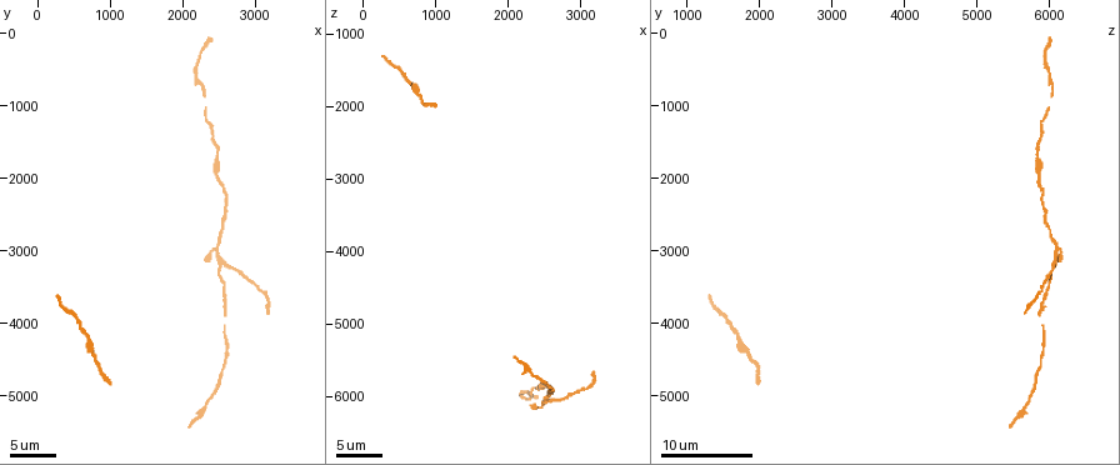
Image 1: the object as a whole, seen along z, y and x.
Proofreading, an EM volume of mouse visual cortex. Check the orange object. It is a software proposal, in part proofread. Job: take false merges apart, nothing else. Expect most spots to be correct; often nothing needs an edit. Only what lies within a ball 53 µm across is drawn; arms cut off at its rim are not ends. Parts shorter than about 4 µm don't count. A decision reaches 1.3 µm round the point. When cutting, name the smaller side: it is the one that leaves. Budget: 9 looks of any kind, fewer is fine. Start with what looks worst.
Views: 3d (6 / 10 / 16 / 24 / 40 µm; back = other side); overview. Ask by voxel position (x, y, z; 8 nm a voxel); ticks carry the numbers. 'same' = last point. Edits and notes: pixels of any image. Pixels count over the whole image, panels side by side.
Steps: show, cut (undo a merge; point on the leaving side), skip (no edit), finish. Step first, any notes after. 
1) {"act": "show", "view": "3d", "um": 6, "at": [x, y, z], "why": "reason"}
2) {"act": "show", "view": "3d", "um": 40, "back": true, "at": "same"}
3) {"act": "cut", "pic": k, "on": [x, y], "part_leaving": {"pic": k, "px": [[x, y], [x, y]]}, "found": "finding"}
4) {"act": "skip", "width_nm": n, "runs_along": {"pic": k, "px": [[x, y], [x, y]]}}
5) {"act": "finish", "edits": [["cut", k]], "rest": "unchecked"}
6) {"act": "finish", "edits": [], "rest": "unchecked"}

{"act": "show", "view": "3d", "um": 10, "at": [2550, 3150, 6050], "why": "three arms meet"}

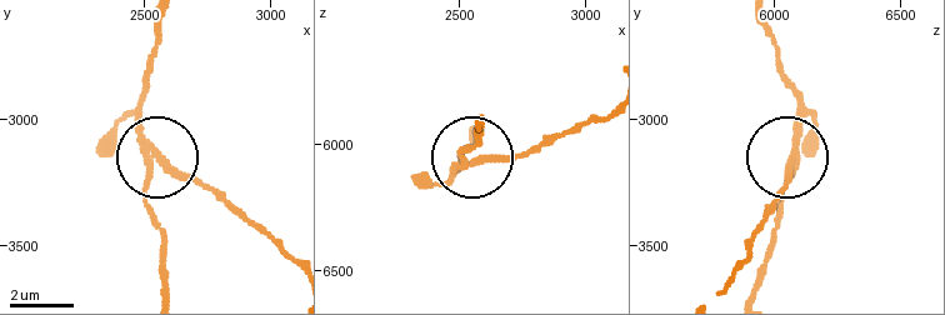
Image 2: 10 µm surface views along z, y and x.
{"act": "show", "view": "3d", "um": 10, "back": true, "at": [2590, 3180, 6060], "why": "from behind"}

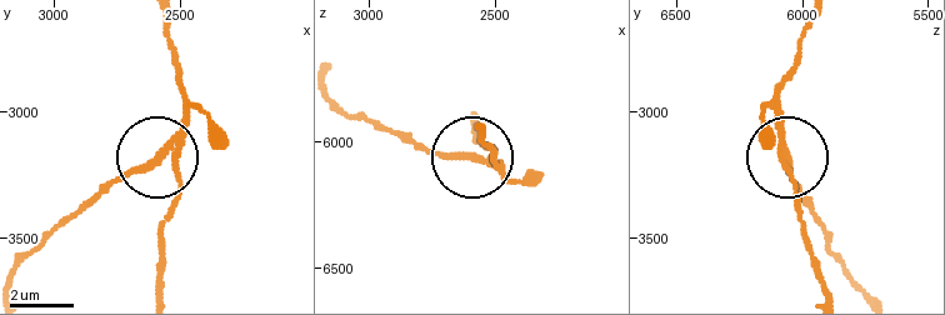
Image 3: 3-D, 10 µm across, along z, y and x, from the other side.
{"act": "cut", "pic": 3, "on": [131, 173], "part_leaving": {"pic": 3, "px": [[171, 141], [101, 186], [21, 268]]}, "found": "a second neuron is stuck on"}

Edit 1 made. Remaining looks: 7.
{"act": "show", "view": "3d", "um": 6, "at": [2450, 1700, 5850]}

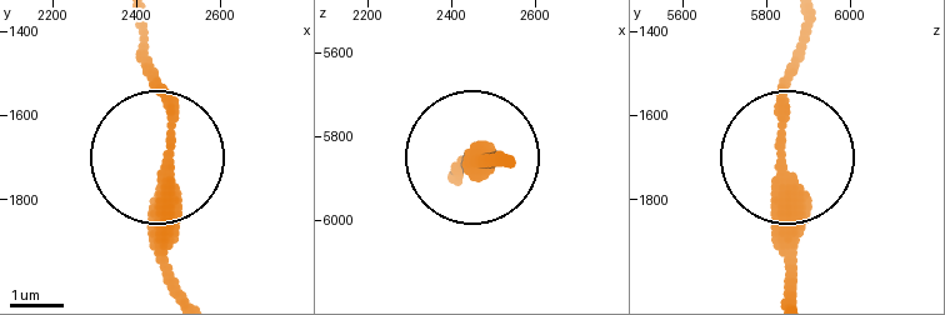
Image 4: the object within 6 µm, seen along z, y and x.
{"act": "skip", "runs_along": {"pic": 4, "px": [[791, 290], [778, 103], [805, 21]]}, "found": "continuous, no second neuron"}

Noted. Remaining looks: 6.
{"act": "show", "view": "3d", "um": 16, "at": [2600, 2450, 5950], "why": "sudden change in width"}

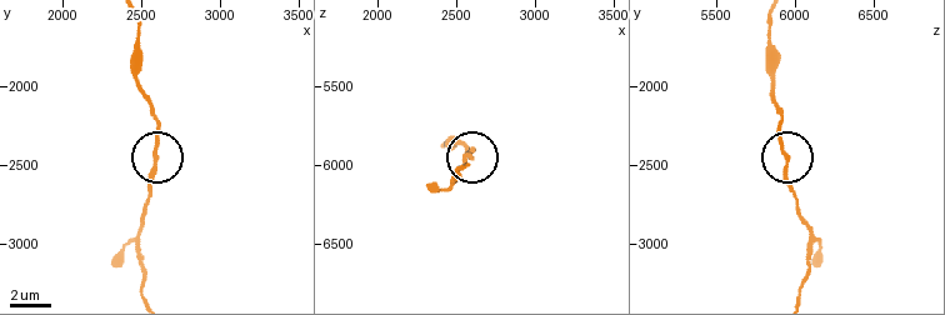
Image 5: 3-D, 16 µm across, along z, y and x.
{"act": "skip", "runs_along": {"pic": 5, "px": [[141, 290], [140, 220], [155, 175], [155, 111]]}, "found": "one neuron here"}

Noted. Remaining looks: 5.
{"act": "show", "view": "3d", "um": 10, "at": [2300, 850, 6050], "why": "sudden change in width"}

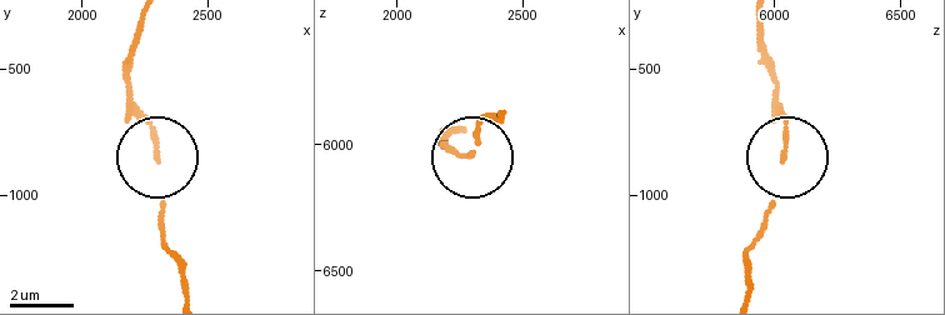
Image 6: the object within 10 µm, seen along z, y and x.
{"act": "skip", "runs_along": {"pic": 6, "px": [[189, 290], [165, 234], [156, 136], [126, 91]]}, "found": "one neuron here"}

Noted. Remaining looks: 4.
{"act": "finish", "edits": [["cut", 3]], "rest": "unchecked"}

